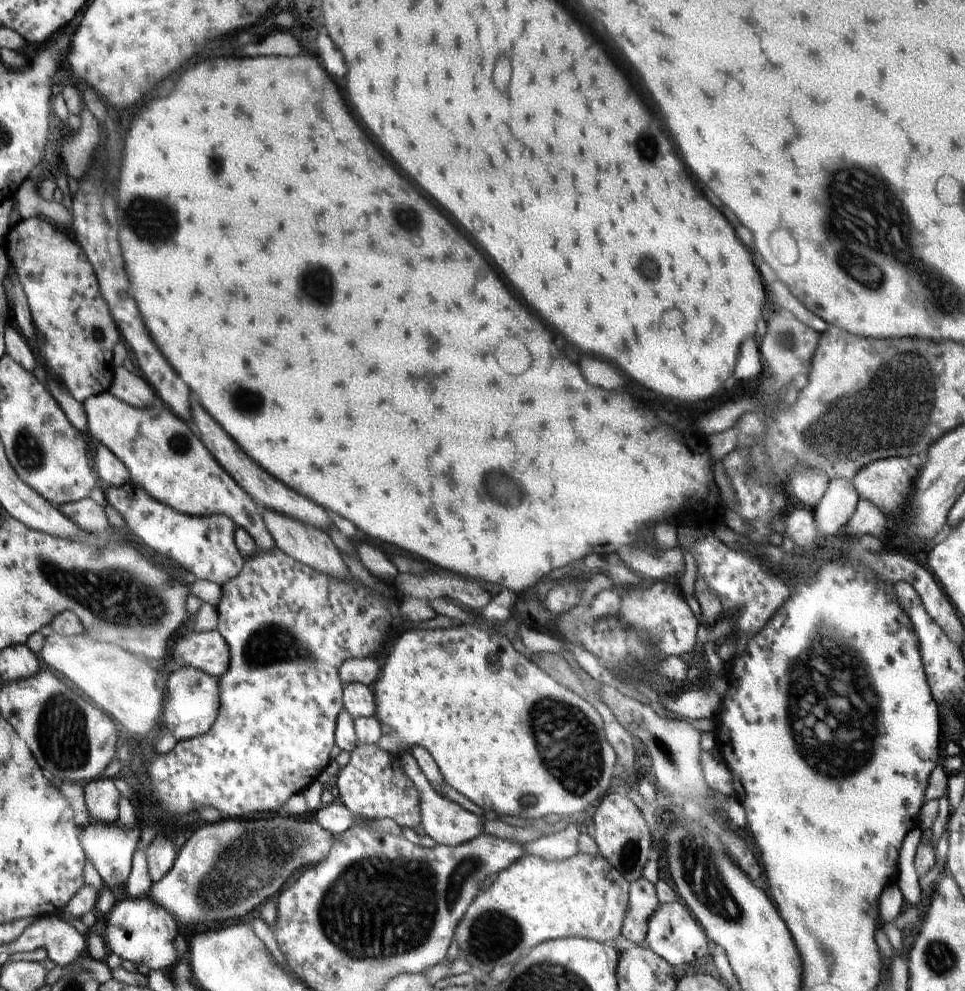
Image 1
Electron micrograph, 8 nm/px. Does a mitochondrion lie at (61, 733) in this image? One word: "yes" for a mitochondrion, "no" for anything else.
yes

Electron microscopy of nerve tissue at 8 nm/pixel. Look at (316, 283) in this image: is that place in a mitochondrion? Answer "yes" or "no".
yes

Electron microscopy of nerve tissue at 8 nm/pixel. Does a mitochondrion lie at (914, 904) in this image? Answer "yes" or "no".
no

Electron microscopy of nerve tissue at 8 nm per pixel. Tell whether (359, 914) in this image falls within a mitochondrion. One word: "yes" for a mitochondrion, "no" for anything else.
yes

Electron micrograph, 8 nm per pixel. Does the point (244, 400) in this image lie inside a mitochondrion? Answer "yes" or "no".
yes

